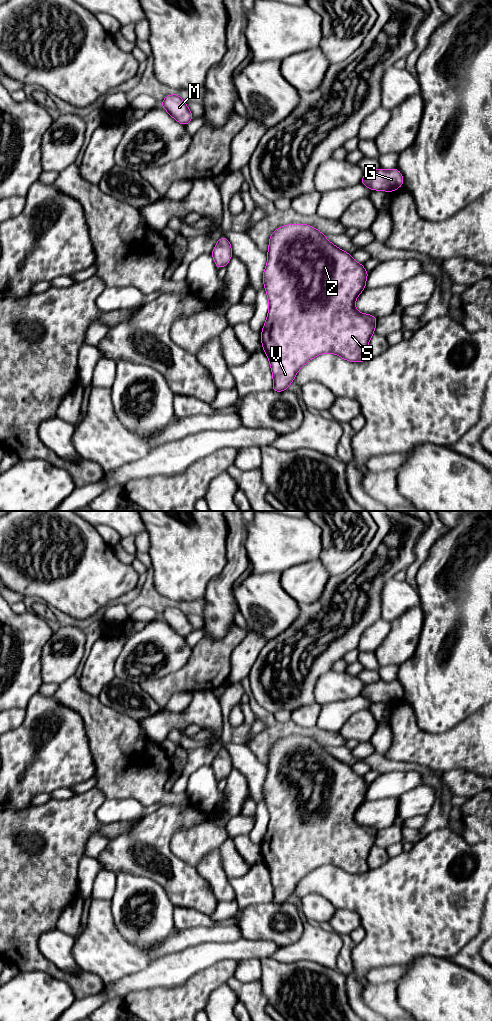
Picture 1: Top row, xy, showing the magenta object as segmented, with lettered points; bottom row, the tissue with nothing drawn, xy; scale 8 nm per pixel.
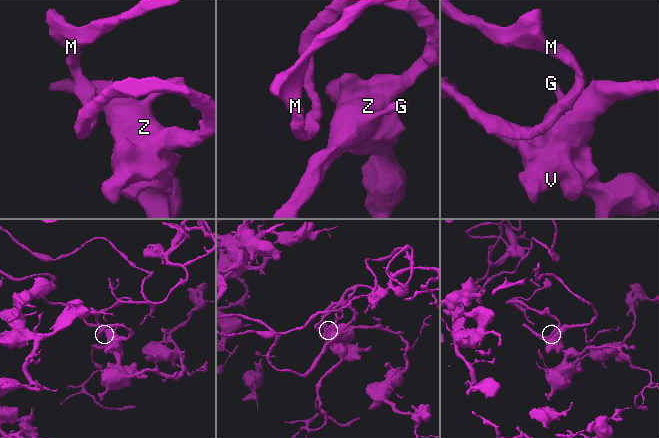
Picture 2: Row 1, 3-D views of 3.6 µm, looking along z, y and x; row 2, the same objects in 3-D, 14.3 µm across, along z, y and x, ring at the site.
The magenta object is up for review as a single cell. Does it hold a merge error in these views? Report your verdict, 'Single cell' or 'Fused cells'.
Single cell

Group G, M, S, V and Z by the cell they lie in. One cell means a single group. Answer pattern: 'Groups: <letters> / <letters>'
Groups: G M S V Z

